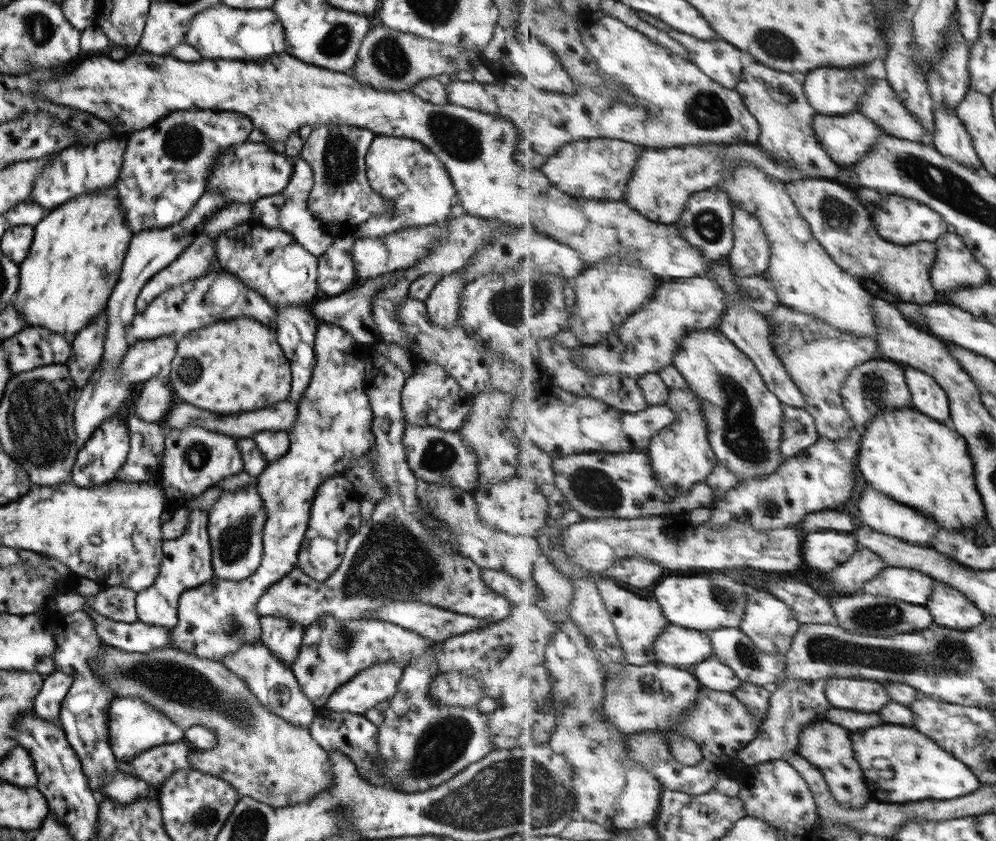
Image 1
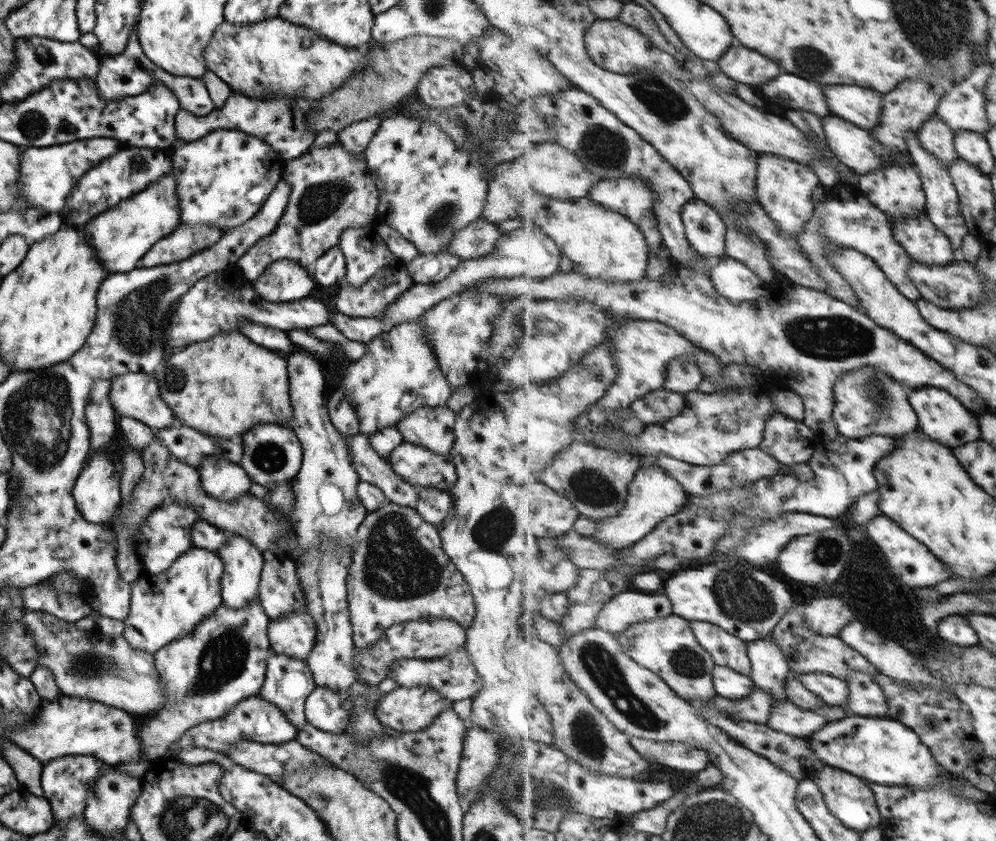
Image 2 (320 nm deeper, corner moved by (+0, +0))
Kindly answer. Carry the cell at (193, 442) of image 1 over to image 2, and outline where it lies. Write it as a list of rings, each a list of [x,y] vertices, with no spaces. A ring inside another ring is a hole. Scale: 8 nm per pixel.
[[[205,456],[199,458],[196,466],[205,494],[221,502],[248,494],[250,478],[238,464],[220,456]]]

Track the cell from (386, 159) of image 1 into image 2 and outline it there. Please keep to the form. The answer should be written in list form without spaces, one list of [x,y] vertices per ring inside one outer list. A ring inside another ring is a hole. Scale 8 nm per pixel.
[[[397,114],[395,118],[383,118],[363,152],[366,173],[378,193],[376,214],[383,216],[384,224],[397,230],[420,254],[439,253],[458,230],[481,218],[488,189],[486,170],[469,153],[457,150],[435,123]]]

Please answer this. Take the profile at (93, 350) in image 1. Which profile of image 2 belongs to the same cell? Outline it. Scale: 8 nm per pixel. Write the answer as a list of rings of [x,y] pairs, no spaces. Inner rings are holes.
[[[110,379],[96,380],[88,394],[84,417],[89,429],[88,454],[103,451],[115,434],[117,415],[111,409],[108,394]]]

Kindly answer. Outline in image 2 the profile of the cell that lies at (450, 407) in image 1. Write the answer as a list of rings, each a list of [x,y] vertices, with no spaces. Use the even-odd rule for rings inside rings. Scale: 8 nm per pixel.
[[[422,406],[399,419],[395,427],[404,442],[422,446],[440,456],[446,456],[452,447],[452,426],[455,413],[446,406]]]

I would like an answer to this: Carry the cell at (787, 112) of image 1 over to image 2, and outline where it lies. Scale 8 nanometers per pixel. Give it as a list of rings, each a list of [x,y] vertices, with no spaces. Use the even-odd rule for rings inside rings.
[[[761,153],[758,162],[758,184],[756,186],[759,203],[778,227],[789,236],[798,237],[806,224],[814,217],[815,189],[822,184],[811,167],[772,153]]]

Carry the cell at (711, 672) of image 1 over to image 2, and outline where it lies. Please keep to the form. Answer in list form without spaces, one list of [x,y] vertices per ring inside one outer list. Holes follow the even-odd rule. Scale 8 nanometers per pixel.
[[[717,664],[714,666],[713,682],[718,695],[739,700],[753,694],[756,686],[750,676],[740,674],[739,671],[728,666]]]

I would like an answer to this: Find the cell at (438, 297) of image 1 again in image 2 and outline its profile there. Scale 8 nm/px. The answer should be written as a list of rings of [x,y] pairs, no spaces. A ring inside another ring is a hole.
[[[418,319],[395,325],[391,330],[365,343],[366,349],[362,357],[355,361],[346,360],[336,372],[335,388],[342,390],[346,400],[358,418],[358,432],[369,435],[395,425],[396,422],[422,406],[445,406],[450,395],[448,382],[438,369],[438,364],[430,344],[426,342],[424,332]]]

